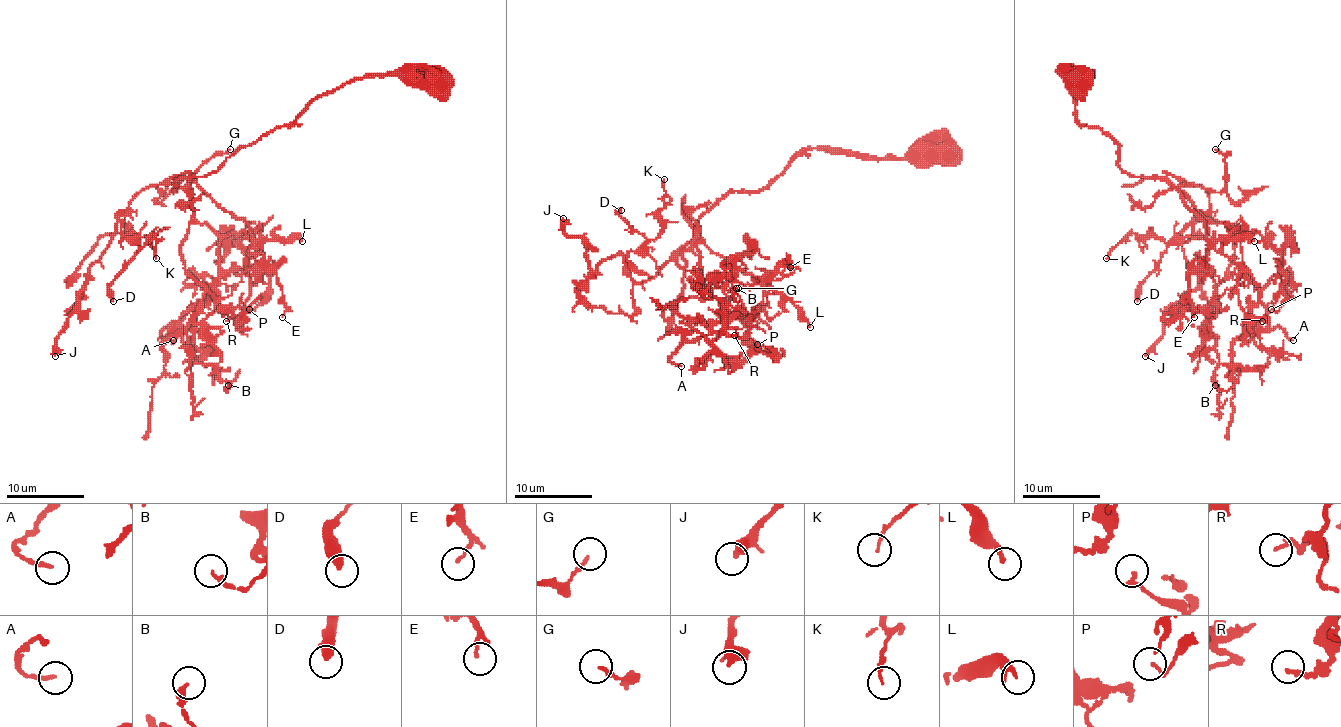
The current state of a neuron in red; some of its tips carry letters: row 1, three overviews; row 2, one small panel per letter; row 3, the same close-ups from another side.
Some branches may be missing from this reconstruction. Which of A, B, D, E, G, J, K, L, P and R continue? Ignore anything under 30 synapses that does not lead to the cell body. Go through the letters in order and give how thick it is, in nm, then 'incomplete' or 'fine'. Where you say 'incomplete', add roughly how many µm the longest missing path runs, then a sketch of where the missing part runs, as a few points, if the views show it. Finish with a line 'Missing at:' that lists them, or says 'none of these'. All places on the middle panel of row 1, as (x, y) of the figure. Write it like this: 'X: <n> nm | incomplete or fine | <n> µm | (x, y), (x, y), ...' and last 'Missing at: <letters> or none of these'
A: 180 nm | fine
B: 200 nm | fine
D: 440 nm | fine
E: 130 nm | fine
G: 190 nm | fine
J: 300 nm | fine
K: 120 nm | fine
L: 240 nm | fine
P: 200 nm | fine
R: 190 nm | fine
Missing at: none of these

